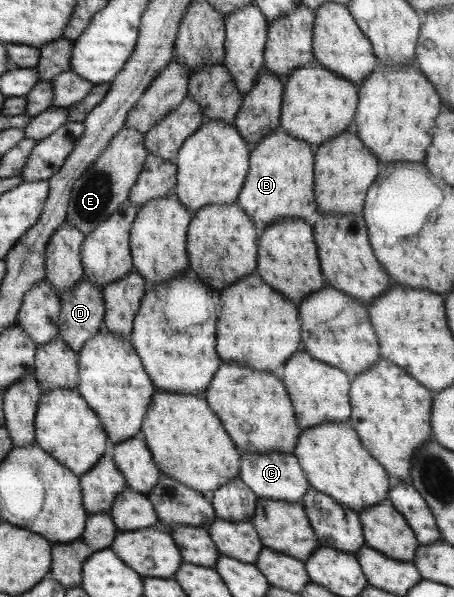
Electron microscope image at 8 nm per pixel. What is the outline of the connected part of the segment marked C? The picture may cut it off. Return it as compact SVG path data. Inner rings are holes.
M240 453L238 477L256 496L290 503L300 502L309 489L307 478L291 453Z

